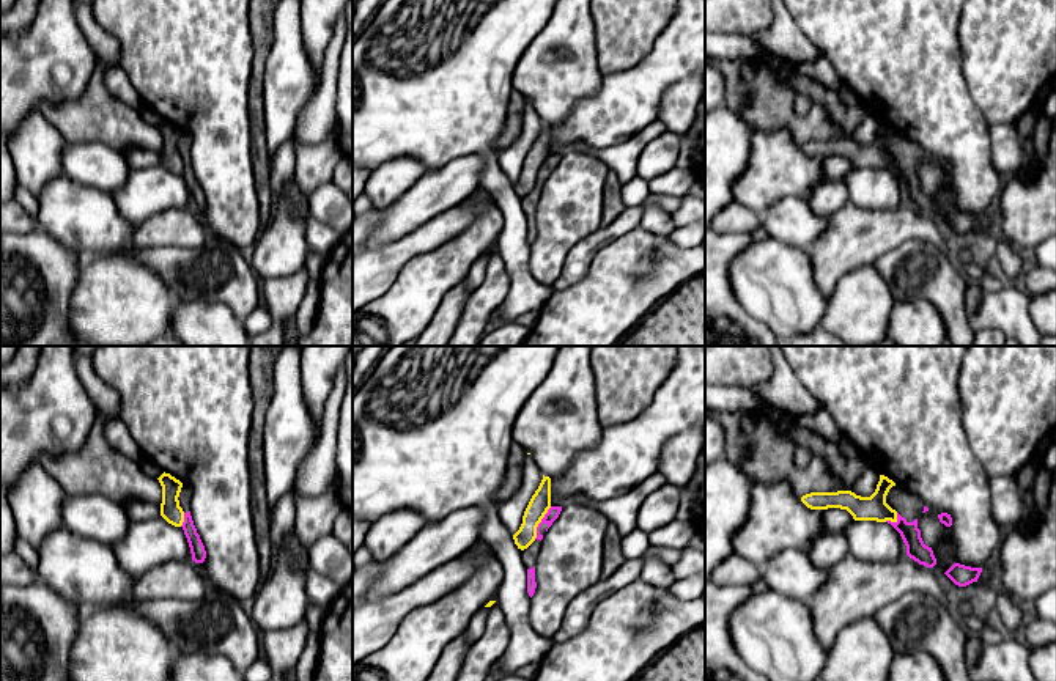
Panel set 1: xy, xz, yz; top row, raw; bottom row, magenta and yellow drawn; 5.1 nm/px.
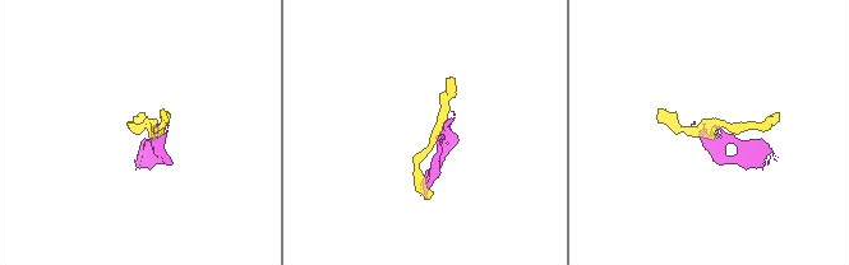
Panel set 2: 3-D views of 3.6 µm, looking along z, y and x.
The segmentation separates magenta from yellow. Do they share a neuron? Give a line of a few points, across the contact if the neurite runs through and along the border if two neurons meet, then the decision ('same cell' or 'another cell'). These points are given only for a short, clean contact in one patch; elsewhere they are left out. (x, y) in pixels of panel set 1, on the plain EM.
xz (551, 154), (539, 172), (534, 186) | another cell

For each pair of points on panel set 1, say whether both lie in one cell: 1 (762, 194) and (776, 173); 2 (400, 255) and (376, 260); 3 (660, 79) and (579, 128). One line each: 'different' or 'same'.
1: same
2: same
3: same

